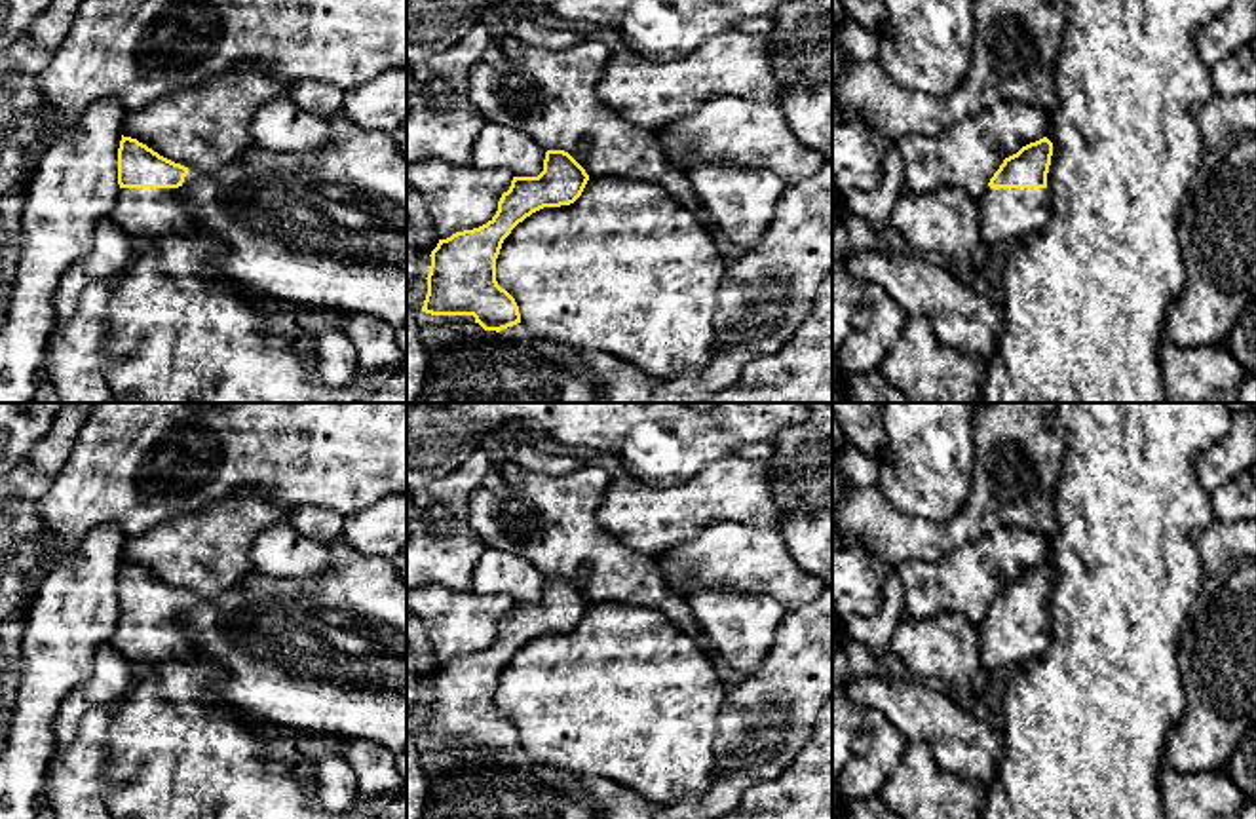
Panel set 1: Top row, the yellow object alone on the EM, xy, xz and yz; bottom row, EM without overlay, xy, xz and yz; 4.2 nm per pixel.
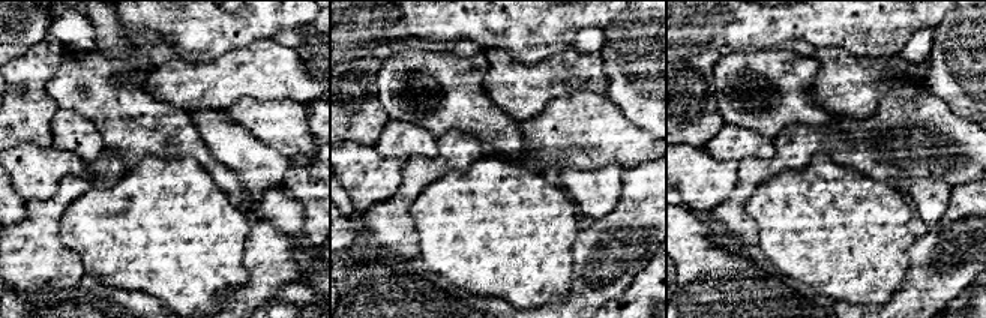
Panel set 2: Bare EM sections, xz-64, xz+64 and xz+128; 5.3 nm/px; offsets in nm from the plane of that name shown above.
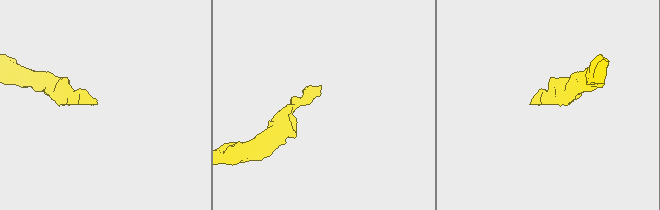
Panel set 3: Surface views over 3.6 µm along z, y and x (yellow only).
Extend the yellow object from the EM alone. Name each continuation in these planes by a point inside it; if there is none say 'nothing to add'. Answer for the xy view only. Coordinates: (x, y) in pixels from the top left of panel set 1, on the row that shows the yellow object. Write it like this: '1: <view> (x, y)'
1: xy (327, 227)

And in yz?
1: yz (1006, 213)

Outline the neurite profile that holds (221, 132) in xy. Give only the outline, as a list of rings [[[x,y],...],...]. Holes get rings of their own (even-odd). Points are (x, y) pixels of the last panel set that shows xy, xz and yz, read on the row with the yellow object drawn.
[[[241,63],[213,82],[127,112],[122,135],[188,169],[215,173],[253,146],[253,114],[289,91],[291,82],[266,67]]]

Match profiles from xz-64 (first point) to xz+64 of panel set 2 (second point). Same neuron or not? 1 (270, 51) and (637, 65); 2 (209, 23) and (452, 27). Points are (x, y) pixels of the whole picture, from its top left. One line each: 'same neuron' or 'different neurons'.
1: different neurons
2: same neuron

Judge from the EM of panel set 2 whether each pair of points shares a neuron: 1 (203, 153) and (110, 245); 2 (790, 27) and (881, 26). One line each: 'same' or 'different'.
1: different
2: same

